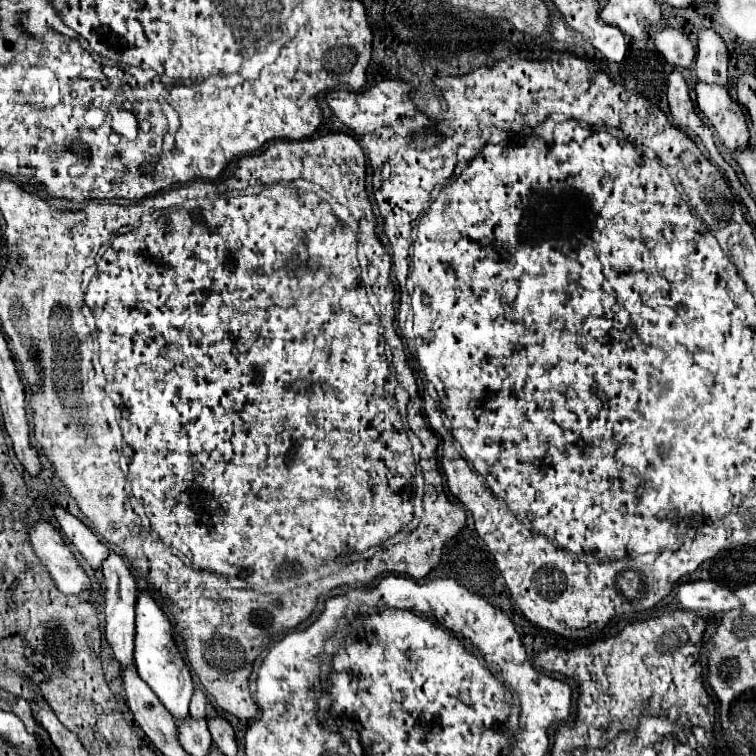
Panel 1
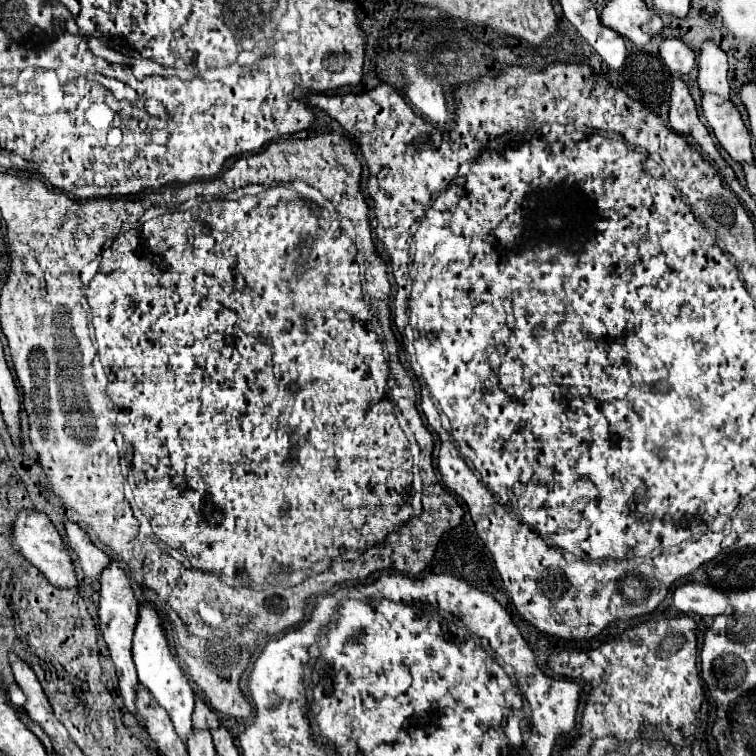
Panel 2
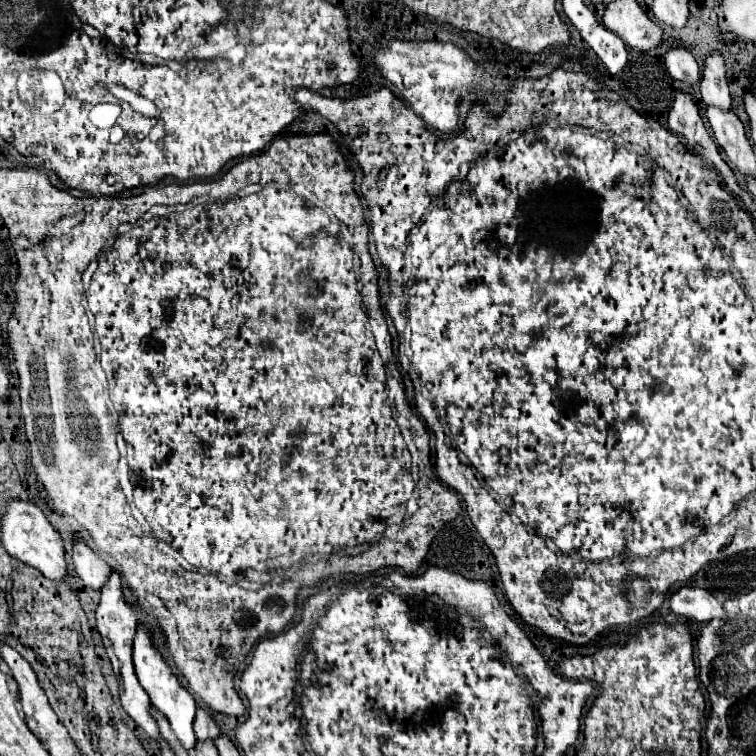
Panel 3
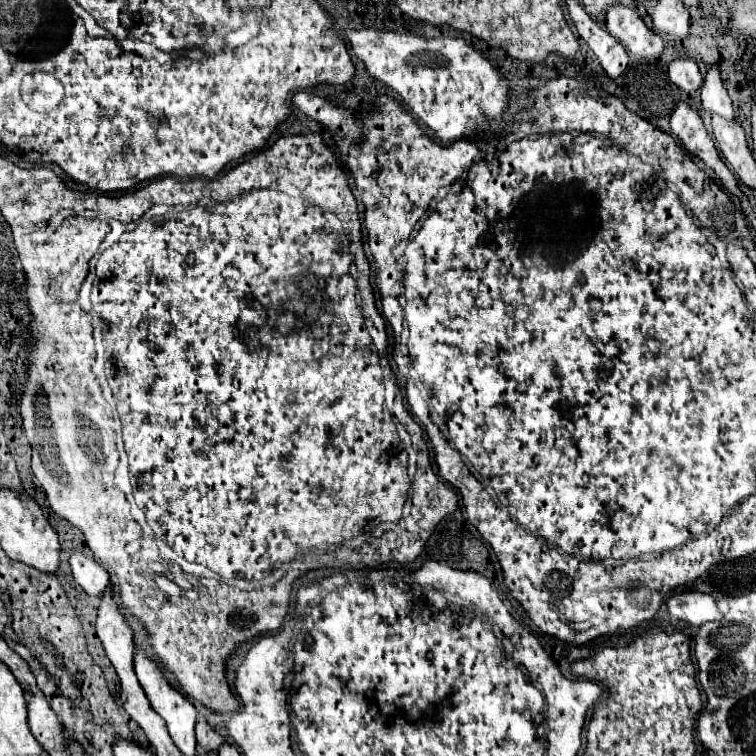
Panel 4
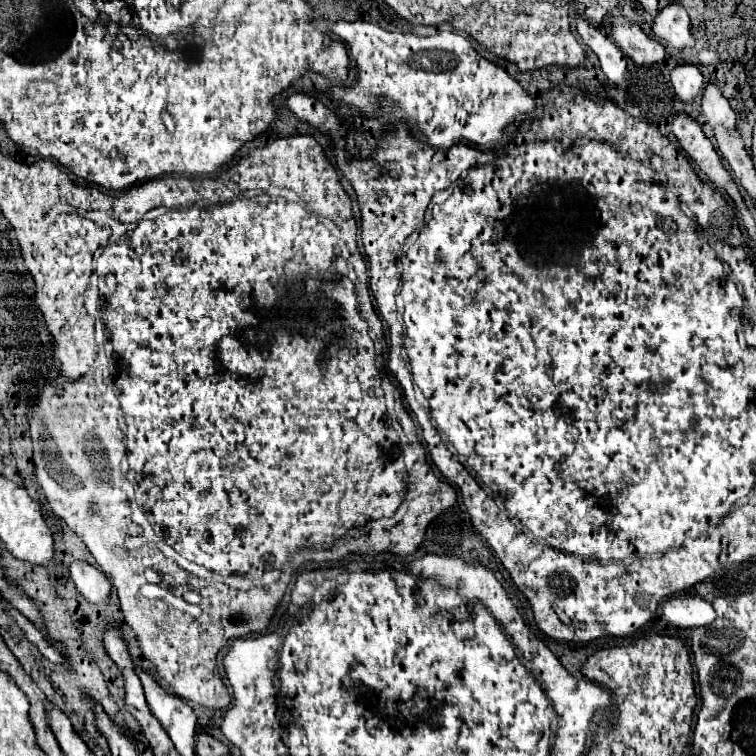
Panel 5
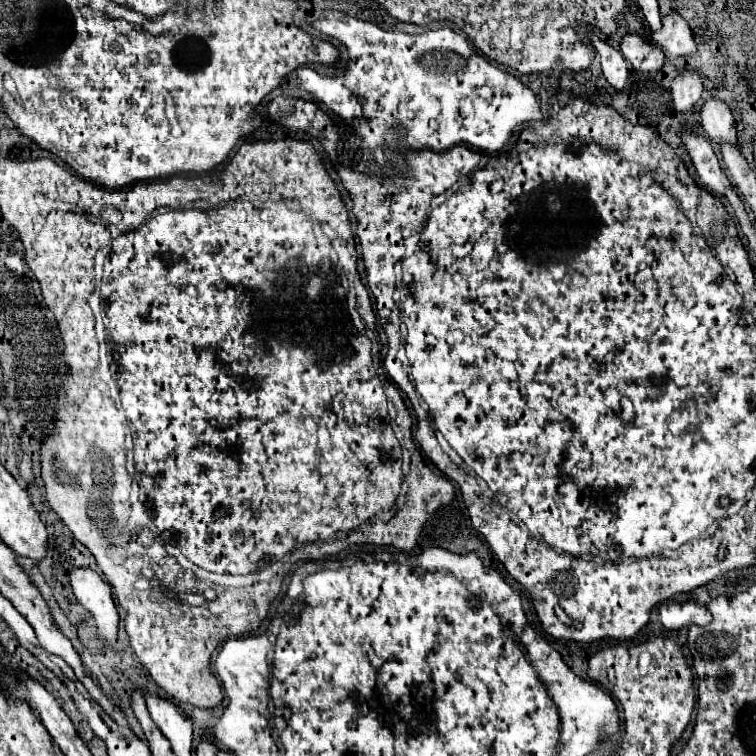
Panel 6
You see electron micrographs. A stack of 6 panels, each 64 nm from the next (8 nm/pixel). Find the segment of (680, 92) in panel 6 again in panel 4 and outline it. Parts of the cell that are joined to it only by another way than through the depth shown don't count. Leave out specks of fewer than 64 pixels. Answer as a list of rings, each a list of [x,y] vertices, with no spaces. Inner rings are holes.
[[[686,56],[674,58],[668,64],[668,76],[686,94],[694,94],[702,84],[702,74],[698,70],[698,64]]]

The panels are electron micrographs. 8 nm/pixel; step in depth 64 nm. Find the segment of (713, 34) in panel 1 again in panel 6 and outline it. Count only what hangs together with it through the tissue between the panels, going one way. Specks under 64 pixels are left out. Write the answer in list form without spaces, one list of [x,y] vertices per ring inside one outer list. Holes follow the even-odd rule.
[[[716,96],[706,98],[700,116],[702,116],[702,126],[704,126],[704,130],[712,142],[736,144],[734,116],[732,116],[732,112],[724,100],[720,100]]]

